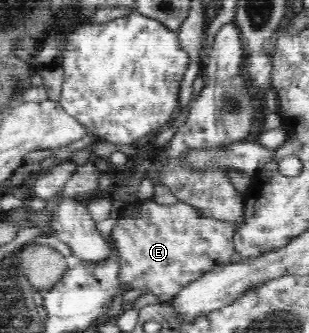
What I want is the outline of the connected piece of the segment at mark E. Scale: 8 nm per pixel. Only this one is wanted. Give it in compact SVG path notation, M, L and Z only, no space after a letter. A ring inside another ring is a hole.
M155 201L127 202L118 221L111 230L110 241L120 257L120 285L126 290L138 288L155 294L163 304L172 301L178 289L198 280L212 268L230 263L232 254L236 252L233 246L233 236L237 226L233 222L218 220L206 215L198 215L197 211L186 203L177 201L172 205L160 205Z

